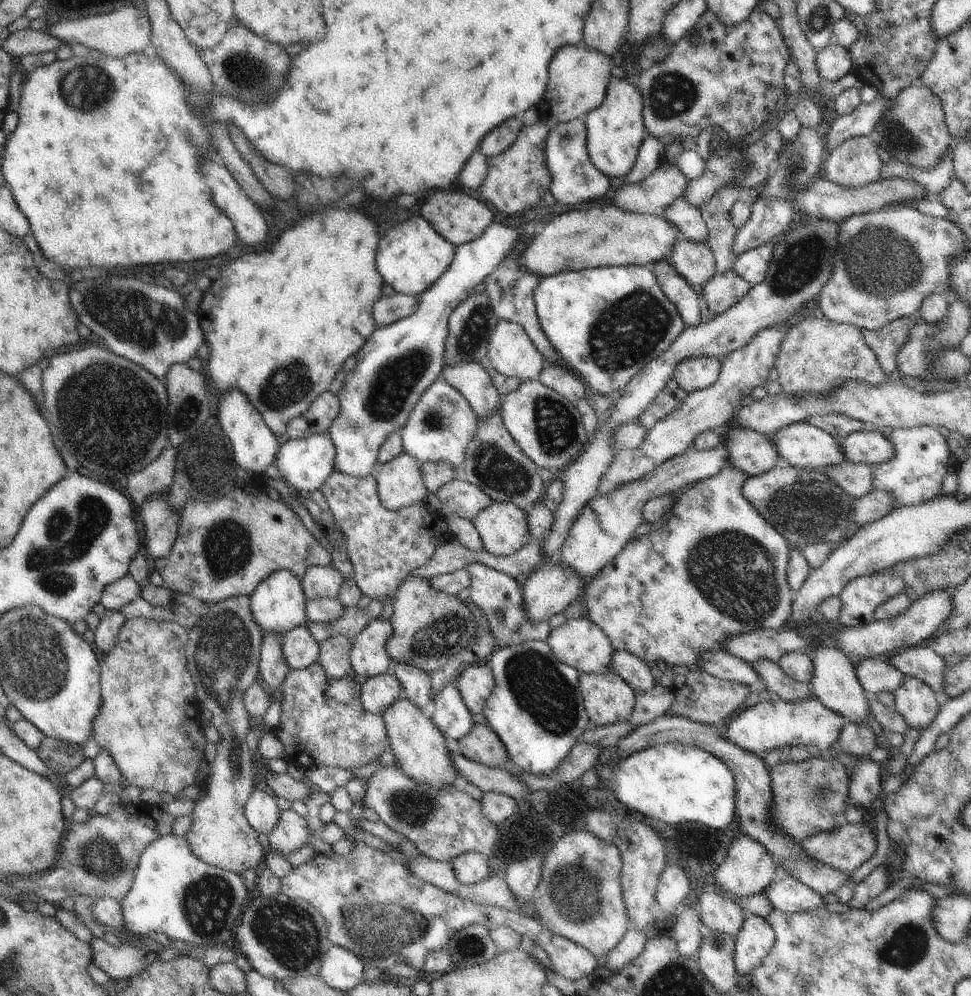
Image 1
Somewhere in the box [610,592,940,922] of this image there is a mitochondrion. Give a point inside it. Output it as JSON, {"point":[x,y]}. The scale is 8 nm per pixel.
{"point":[816,796]}

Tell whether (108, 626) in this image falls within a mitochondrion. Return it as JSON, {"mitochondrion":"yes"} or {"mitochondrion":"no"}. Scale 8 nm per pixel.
{"mitochondrion":"no"}

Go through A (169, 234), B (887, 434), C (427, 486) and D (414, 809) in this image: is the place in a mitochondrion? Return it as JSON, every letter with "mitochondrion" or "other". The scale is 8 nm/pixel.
{"A":"other","B":"other","C":"other","D":"mitochondrion"}

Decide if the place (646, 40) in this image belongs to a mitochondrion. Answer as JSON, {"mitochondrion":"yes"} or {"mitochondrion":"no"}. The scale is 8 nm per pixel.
{"mitochondrion":"yes"}

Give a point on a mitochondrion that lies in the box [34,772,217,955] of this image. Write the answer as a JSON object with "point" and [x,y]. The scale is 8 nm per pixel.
{"point":[103,858]}

